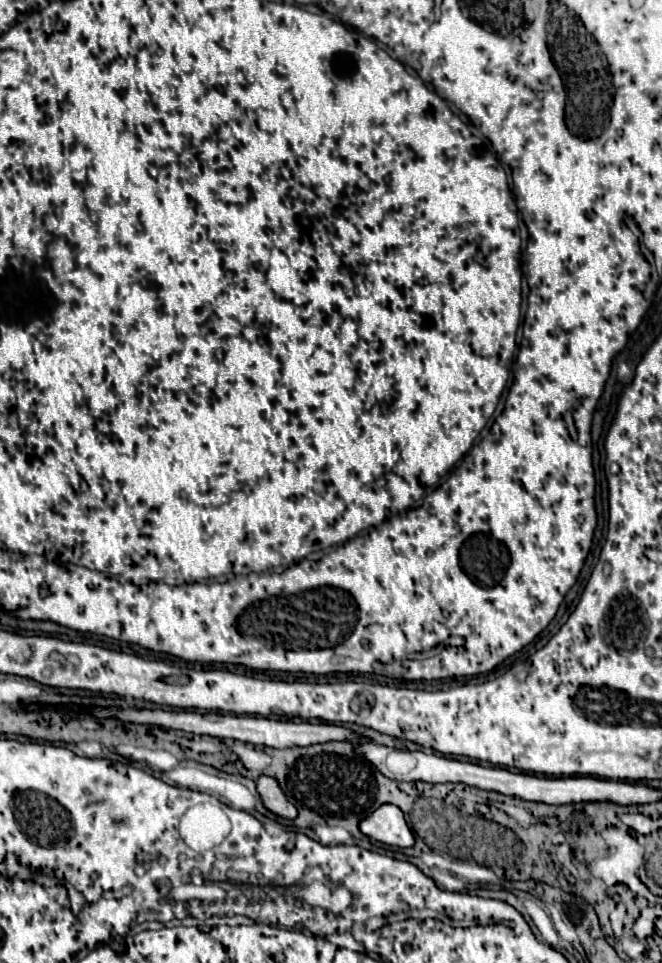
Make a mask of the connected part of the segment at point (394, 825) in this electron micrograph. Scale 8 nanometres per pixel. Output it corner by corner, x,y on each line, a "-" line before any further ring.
384,804
382,808
374,810
366,820
360,822
360,830
368,838
388,846
398,846
398,848
414,846
414,834
410,832
400,808
392,804

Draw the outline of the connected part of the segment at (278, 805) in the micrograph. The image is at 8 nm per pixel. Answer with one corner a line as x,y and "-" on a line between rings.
260,776
256,780
256,788
258,788
258,794
262,798
262,804
270,812
274,812
276,816
288,818
288,820
296,818
296,808
286,800
286,796
282,796
282,790
278,788
278,784
274,784
274,778

